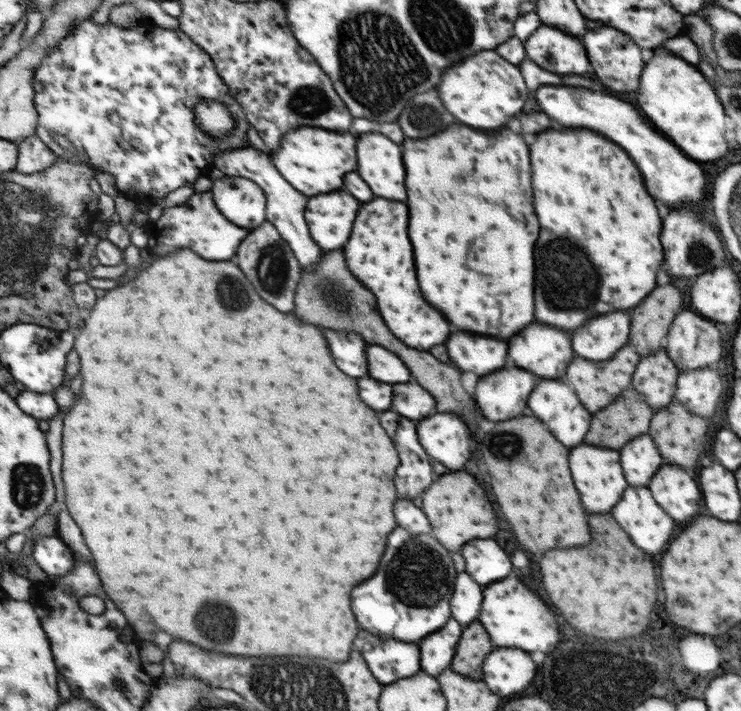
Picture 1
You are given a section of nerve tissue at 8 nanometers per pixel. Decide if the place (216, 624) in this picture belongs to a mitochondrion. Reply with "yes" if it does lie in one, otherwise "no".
yes

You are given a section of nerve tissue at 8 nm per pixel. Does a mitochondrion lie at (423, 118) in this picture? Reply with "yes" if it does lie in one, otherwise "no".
yes

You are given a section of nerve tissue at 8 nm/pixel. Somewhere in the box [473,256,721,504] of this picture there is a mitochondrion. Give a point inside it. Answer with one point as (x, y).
(498, 450)

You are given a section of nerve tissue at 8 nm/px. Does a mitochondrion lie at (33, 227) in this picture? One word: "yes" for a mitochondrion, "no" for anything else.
yes

